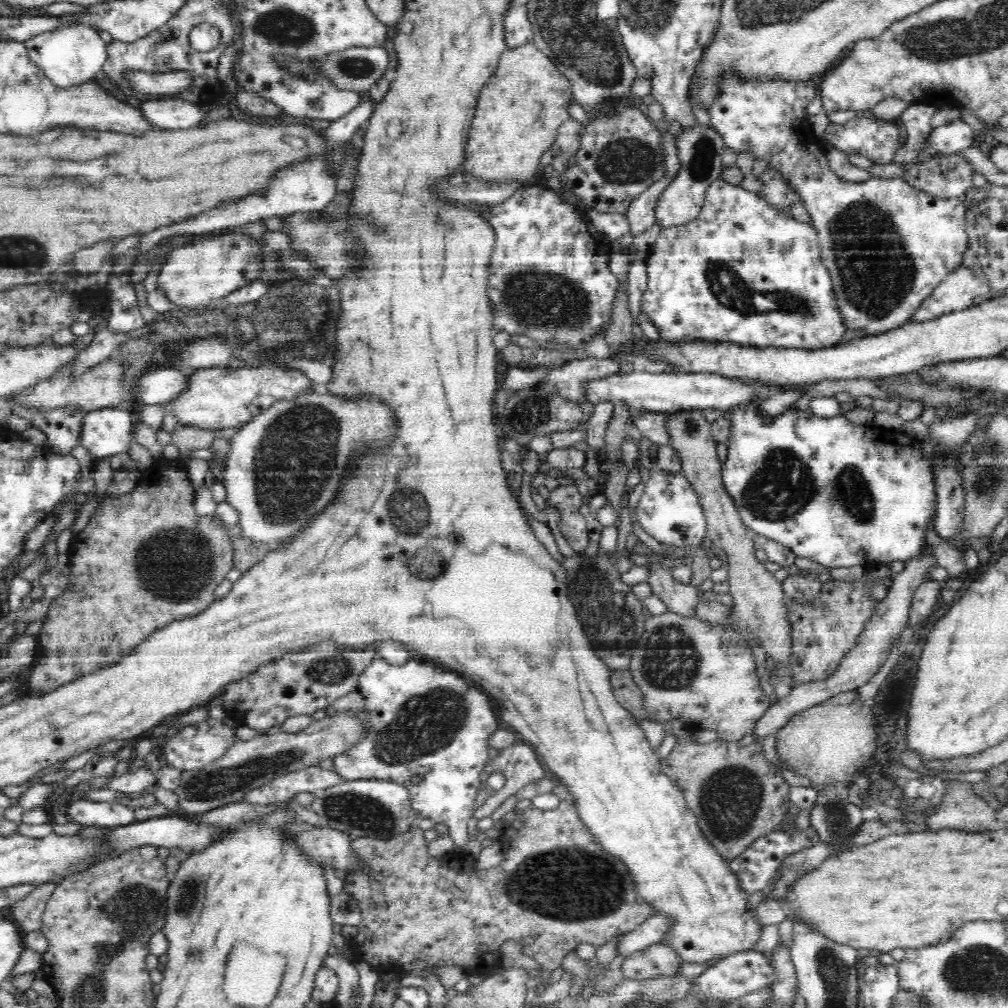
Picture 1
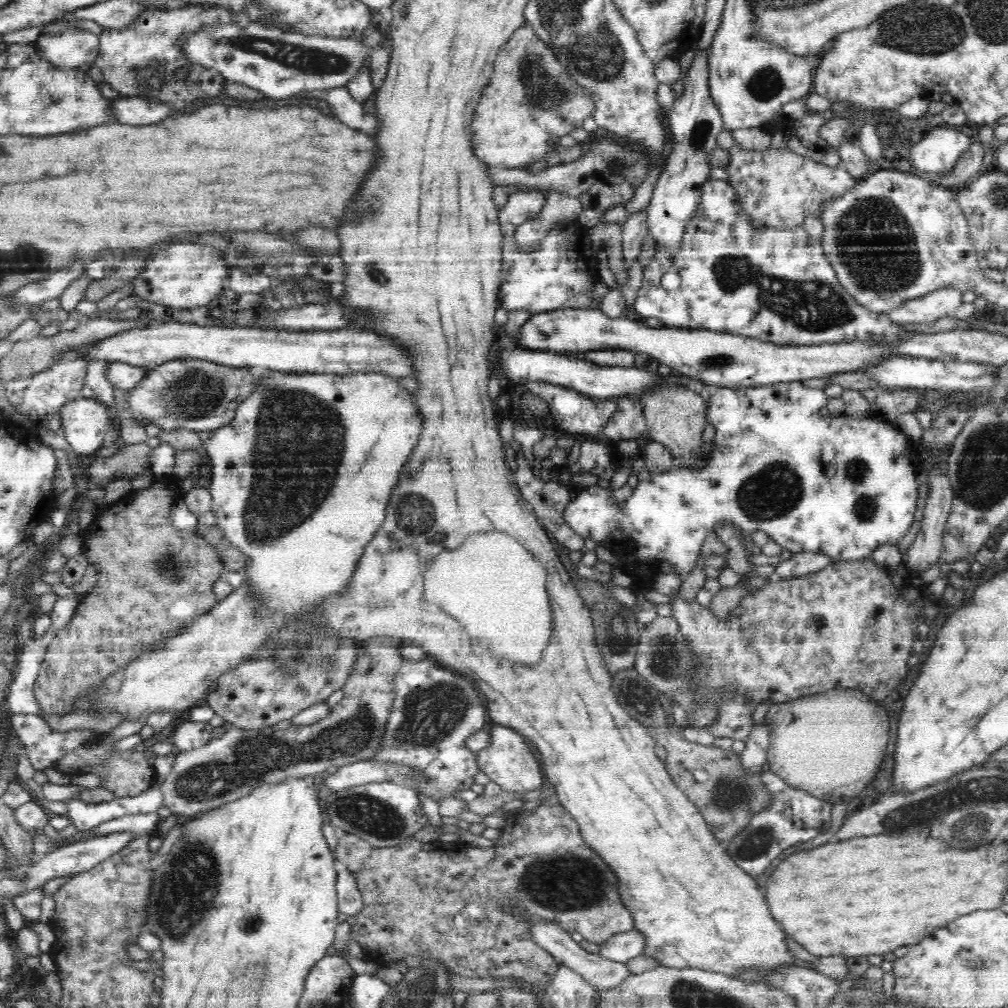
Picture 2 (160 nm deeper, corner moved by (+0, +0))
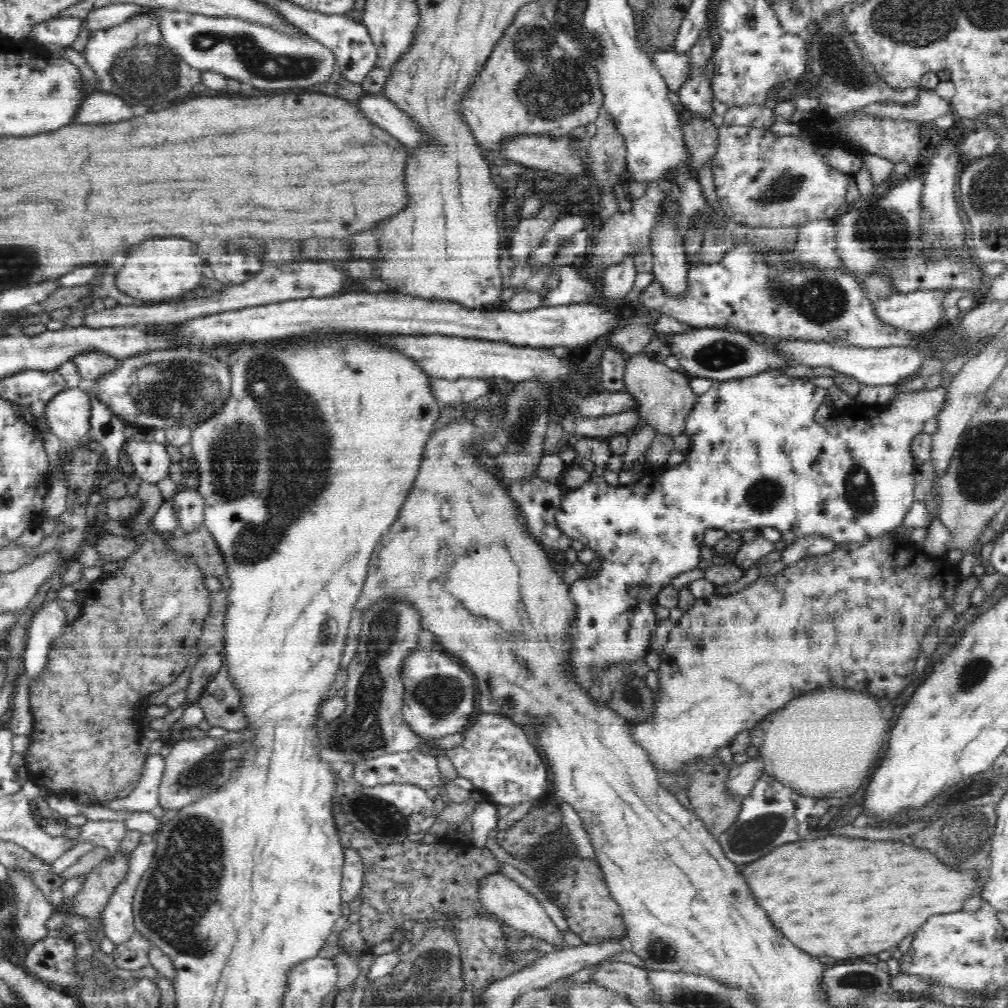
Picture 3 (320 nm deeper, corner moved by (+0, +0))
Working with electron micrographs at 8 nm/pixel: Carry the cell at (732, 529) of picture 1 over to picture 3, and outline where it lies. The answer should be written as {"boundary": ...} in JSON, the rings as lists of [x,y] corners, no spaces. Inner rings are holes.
{"boundary":[[[643,352],[630,355],[626,359],[623,381],[626,391],[633,394],[636,399],[641,423],[654,427],[655,432],[660,436],[674,438],[684,434],[687,416],[698,402],[698,395],[690,388],[688,377],[678,370],[670,369],[664,361],[659,362]]]}

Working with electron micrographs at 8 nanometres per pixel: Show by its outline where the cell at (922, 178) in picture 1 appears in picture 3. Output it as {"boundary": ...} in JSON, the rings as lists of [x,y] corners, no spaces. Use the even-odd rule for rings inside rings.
{"boundary":[[[990,127],[980,131],[970,131],[966,139],[963,139],[959,146],[961,160],[968,164],[977,158],[990,156],[994,153],[1000,154],[999,142],[1001,135],[996,134]]]}

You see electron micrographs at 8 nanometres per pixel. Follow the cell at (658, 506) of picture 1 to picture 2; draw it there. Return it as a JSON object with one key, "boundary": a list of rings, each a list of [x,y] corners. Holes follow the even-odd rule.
{"boundary":[[[802,381],[737,389],[722,387],[720,390],[713,391],[706,405],[706,421],[714,427],[716,435],[713,441],[714,450],[710,453],[710,460],[708,460],[708,465],[704,469],[691,473],[689,470],[675,466],[664,473],[652,475],[650,480],[642,480],[638,483],[638,486],[633,489],[632,496],[626,498],[622,506],[616,504],[615,497],[610,488],[600,488],[598,484],[587,487],[586,490],[580,492],[570,502],[569,508],[564,514],[565,521],[583,539],[590,538],[590,540],[597,542],[598,545],[602,545],[604,540],[608,540],[614,530],[615,532],[623,530],[627,539],[636,542],[640,547],[640,571],[639,573],[634,572],[632,574],[640,583],[652,583],[658,576],[661,566],[673,568],[683,577],[686,574],[692,573],[692,570],[695,570],[700,564],[698,554],[700,554],[700,548],[702,548],[704,540],[706,540],[709,534],[713,533],[714,524],[719,521],[732,522],[745,533],[762,530],[762,532],[768,534],[770,540],[776,541],[782,548],[787,548],[792,553],[822,553],[823,556],[830,557],[835,564],[838,562],[864,561],[866,556],[872,554],[870,548],[878,548],[880,544],[888,544],[888,542],[896,544],[906,534],[906,530],[911,527],[910,524],[915,522],[915,517],[918,515],[918,486],[916,486],[916,478],[920,474],[920,457],[917,454],[915,442],[902,433],[902,430],[897,428],[895,423],[888,424],[883,422],[882,417],[878,415],[856,418],[844,414],[842,418],[820,418],[818,416],[818,394],[824,394],[823,389],[811,389],[808,385],[804,385]],[[825,442],[829,442],[834,446],[834,460],[832,460],[830,466],[826,464],[826,470],[822,468],[820,460],[820,448]]]}

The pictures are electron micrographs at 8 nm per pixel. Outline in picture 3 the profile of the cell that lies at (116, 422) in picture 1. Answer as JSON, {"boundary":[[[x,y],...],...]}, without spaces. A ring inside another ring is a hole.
{"boundary":[[[64,387],[64,390],[48,401],[43,417],[49,430],[60,440],[80,440],[90,430],[88,392],[80,388]]]}

